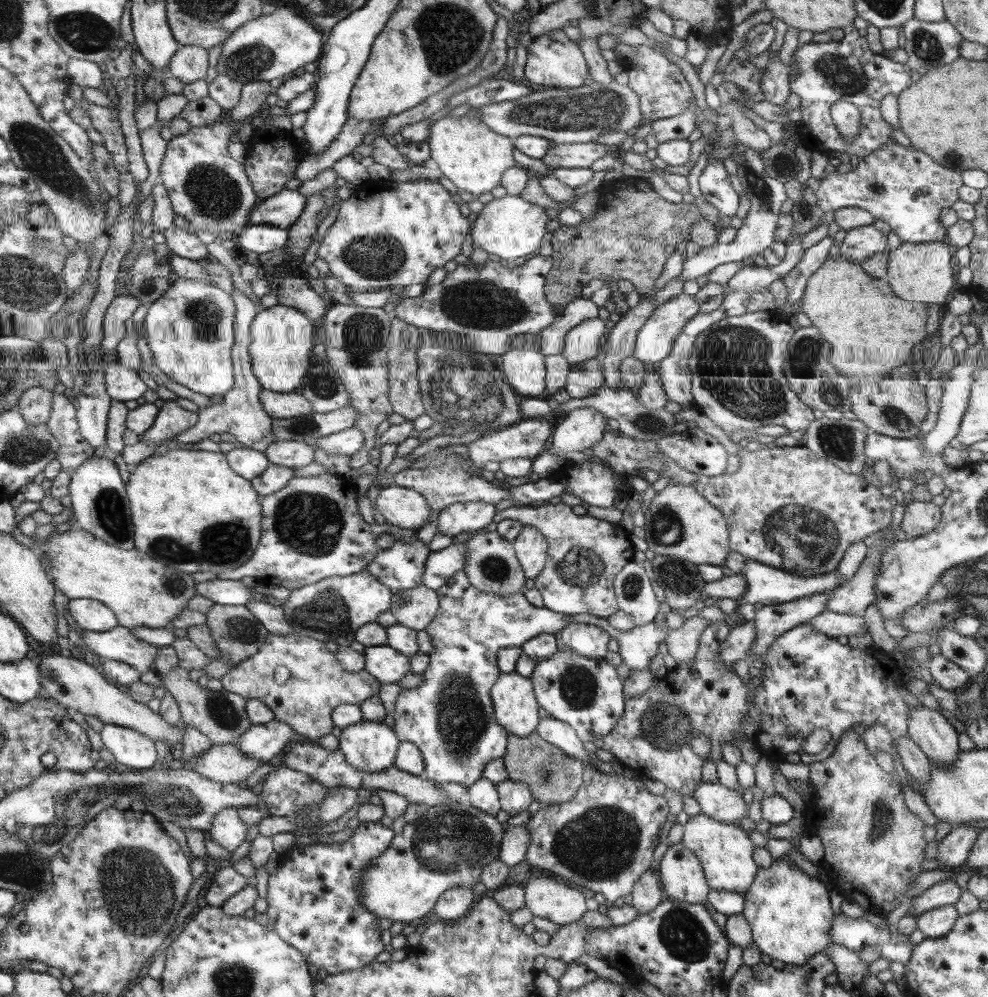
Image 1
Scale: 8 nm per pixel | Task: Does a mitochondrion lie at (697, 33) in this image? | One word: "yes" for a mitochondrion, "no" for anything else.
no

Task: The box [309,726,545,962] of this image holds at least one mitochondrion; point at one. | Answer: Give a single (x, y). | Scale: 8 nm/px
(445, 843)

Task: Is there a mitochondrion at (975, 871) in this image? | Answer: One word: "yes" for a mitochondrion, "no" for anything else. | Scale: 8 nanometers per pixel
no

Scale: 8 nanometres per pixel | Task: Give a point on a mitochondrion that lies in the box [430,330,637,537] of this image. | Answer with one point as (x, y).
(478, 400)

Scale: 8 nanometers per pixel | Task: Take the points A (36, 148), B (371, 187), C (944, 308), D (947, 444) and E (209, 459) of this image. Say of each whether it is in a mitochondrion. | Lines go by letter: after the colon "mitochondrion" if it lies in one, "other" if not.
A: mitochondrion
B: other
C: other
D: other
E: other

